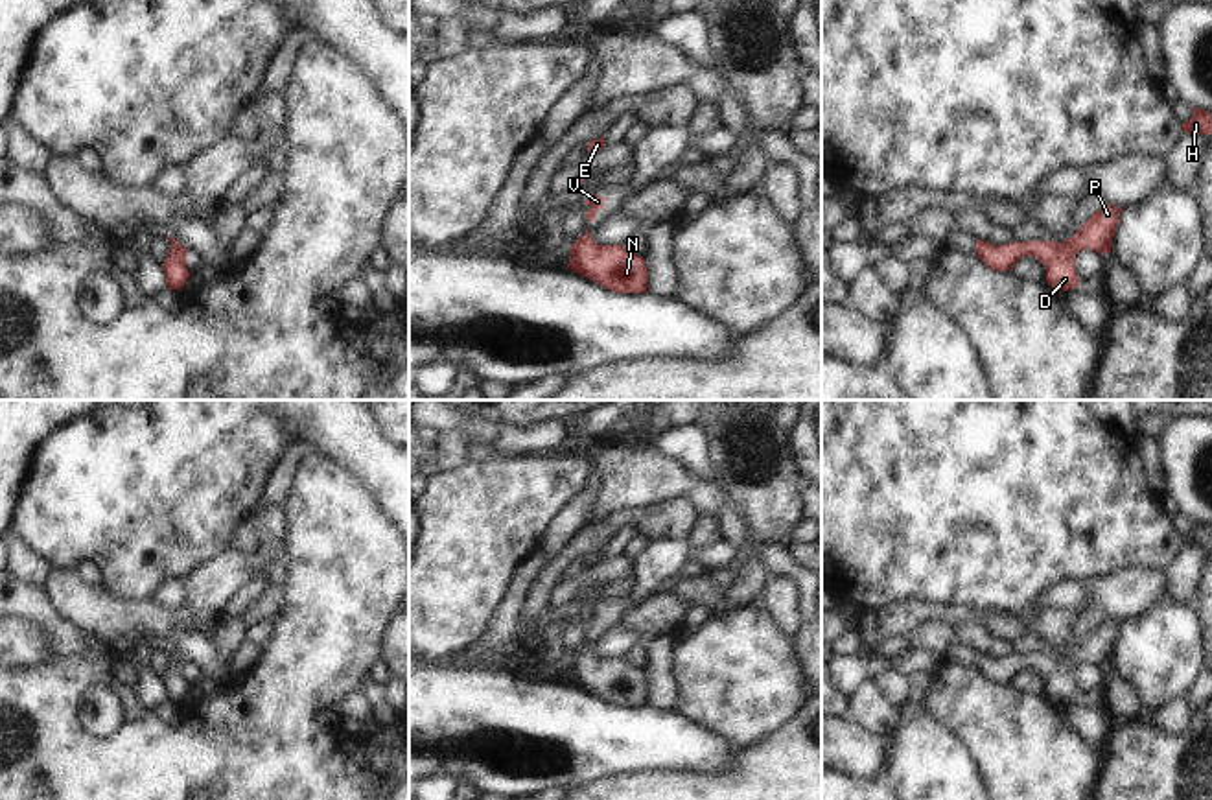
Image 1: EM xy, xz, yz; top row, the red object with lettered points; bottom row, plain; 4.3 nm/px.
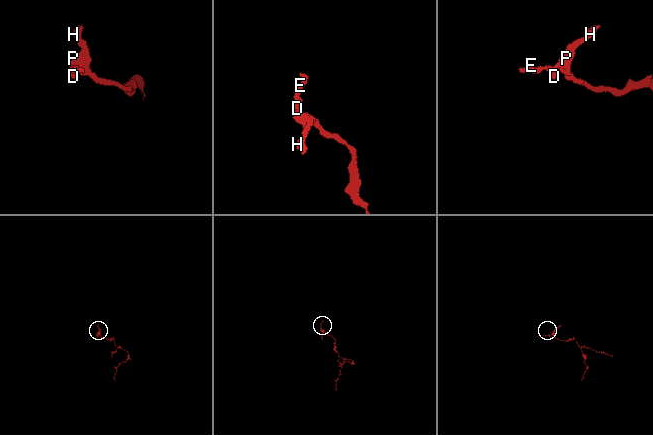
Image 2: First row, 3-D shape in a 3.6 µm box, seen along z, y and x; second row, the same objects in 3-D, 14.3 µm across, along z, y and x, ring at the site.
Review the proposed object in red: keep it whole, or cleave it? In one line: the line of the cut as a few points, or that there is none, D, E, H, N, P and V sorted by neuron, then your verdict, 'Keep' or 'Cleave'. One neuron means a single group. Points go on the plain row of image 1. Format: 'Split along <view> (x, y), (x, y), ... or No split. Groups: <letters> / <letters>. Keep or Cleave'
No split. Groups: D E H N P V. Keep

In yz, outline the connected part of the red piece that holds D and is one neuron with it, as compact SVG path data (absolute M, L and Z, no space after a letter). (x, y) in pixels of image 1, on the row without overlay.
M1103 618L1096 623L1083 640L1055 656L1046 654L1009 654L1008 658L993 658L991 654L976 654L974 667L995 684L1013 684L1013 678L1024 671L1037 671L1046 682L1046 695L1057 704L1066 704L1078 700L1079 689L1076 686L1076 667L1079 664L1090 662L1101 667L1111 665L1113 649L1120 634L1122 621L1113 618Z

